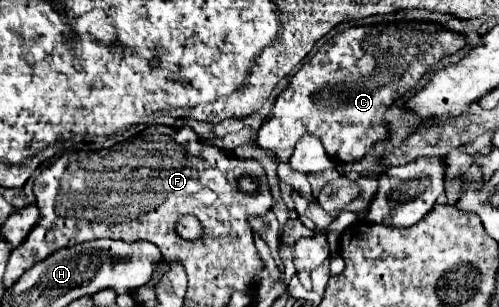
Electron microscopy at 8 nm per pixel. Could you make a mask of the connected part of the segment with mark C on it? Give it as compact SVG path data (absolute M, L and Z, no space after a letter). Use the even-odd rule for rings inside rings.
M389 23L389 25L369 25L351 27L337 33L327 41L293 77L289 89L279 93L275 101L275 115L267 119L257 135L257 145L269 151L277 161L287 161L295 149L301 135L317 135L331 159L341 163L359 161L377 141L387 139L389 131L383 127L381 119L395 103L405 87L415 87L419 79L431 69L439 59L457 53L465 47L465 35L457 35L433 23Z

